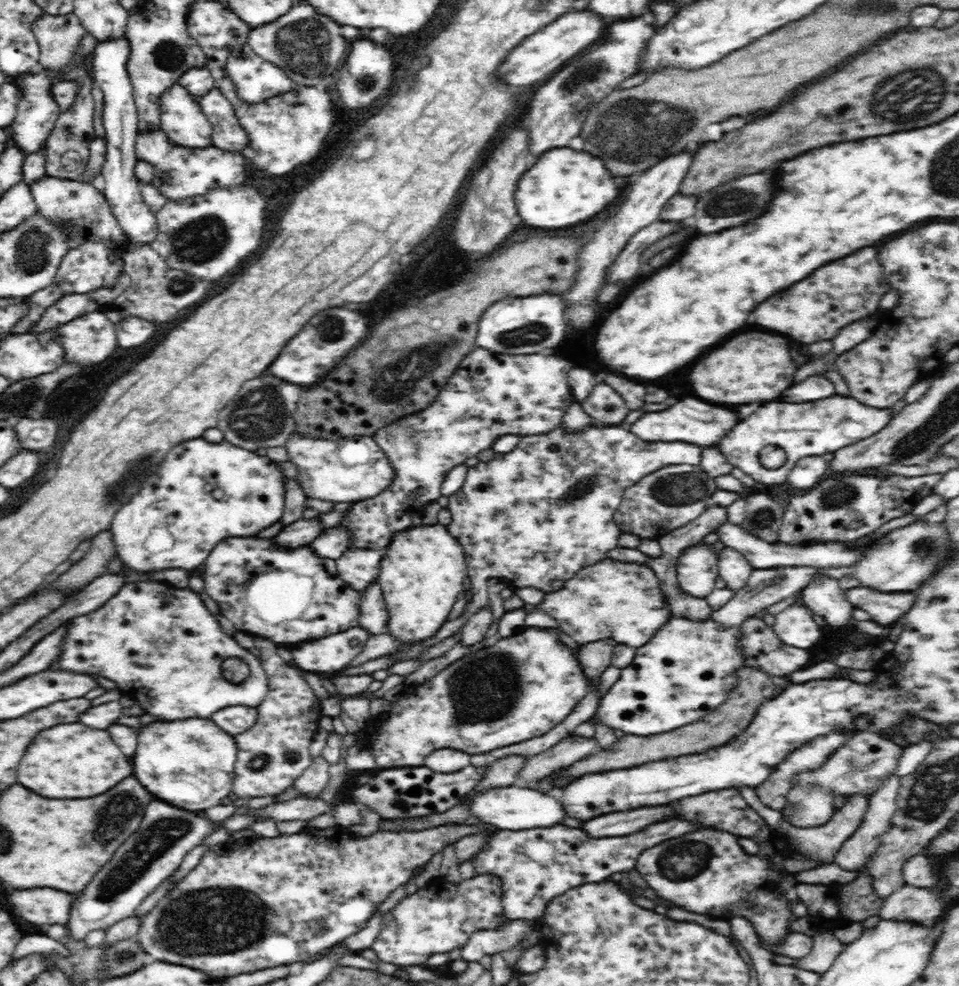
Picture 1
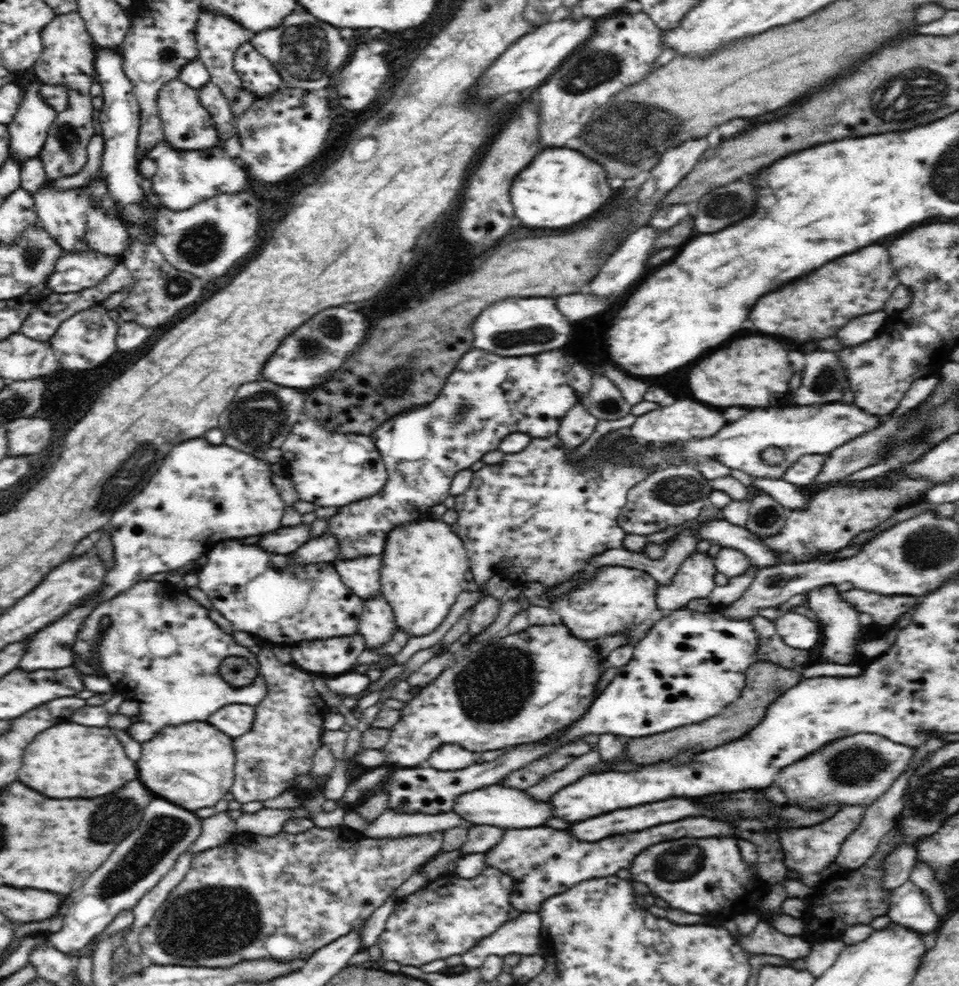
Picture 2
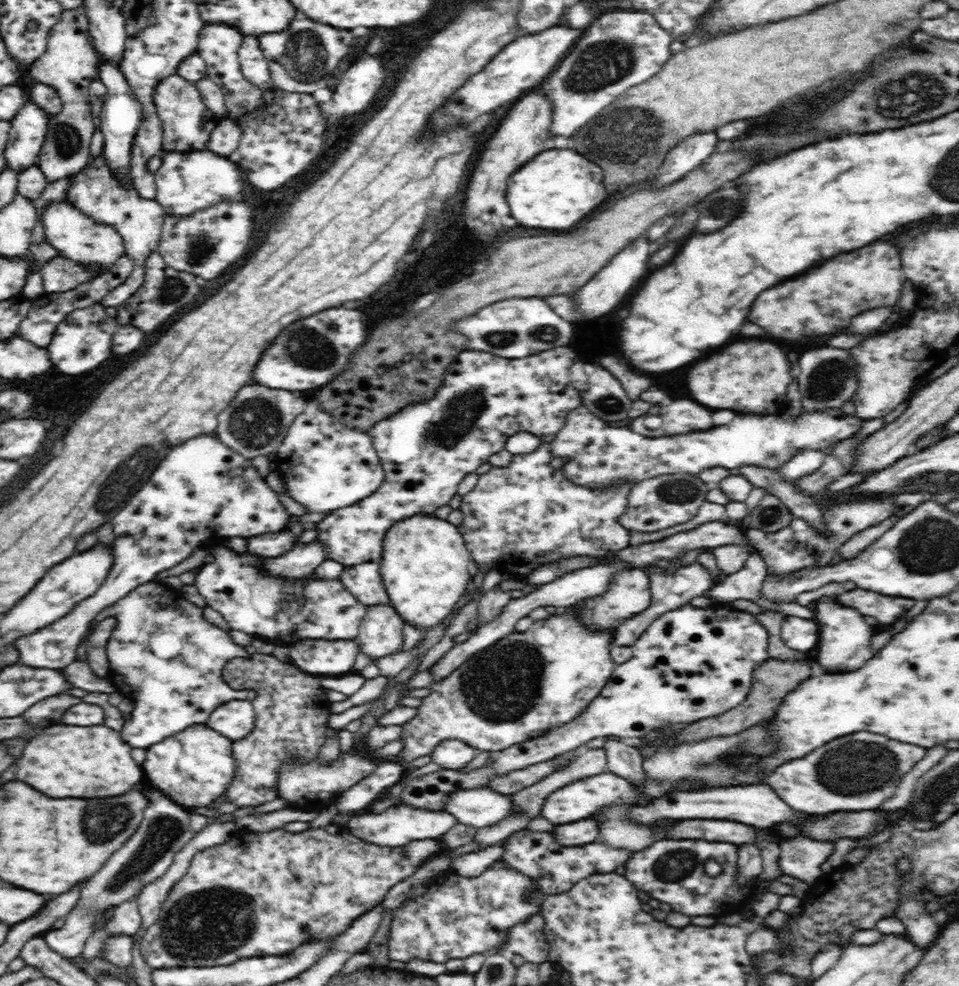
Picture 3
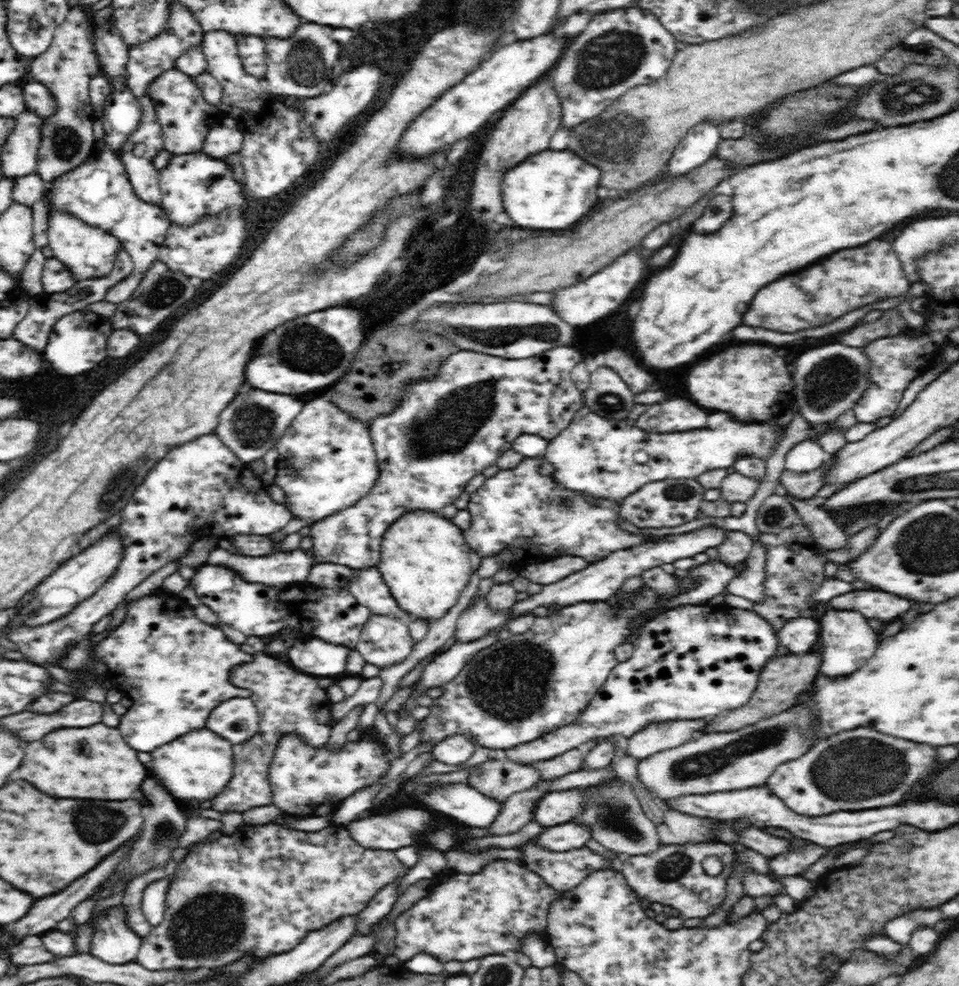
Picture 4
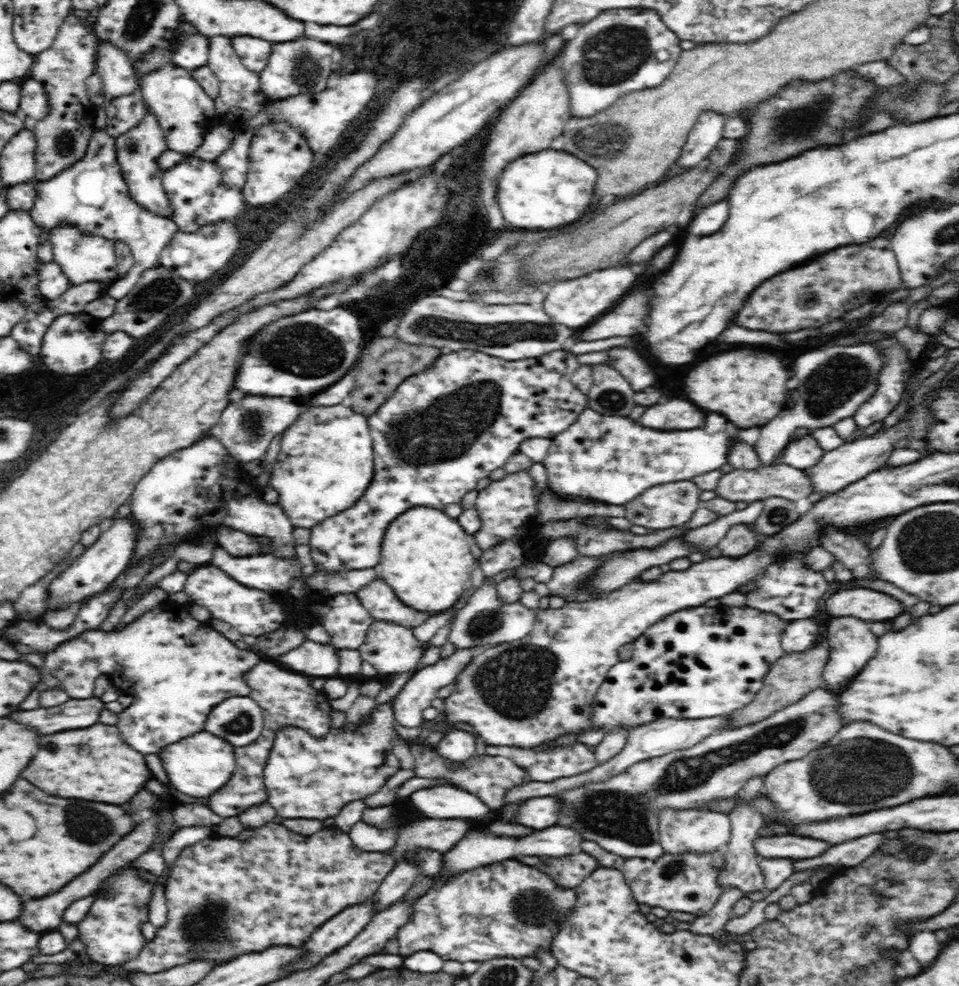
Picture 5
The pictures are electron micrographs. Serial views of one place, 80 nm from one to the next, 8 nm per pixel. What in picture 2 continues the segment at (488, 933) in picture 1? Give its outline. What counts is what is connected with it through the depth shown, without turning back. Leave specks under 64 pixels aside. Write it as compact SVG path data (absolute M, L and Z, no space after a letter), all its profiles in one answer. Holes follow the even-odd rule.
M522 912L518 919L504 923L488 938L482 938L469 951L462 952L458 964L466 968L479 968L486 956L538 954L542 952L541 928L539 913Z

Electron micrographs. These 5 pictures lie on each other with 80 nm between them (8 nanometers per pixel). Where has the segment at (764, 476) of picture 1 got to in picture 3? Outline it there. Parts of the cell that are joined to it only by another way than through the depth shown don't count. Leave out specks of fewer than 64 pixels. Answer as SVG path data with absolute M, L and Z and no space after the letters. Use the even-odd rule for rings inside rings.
M584 404L574 408L566 416L564 427L557 432L551 444L551 454L568 458L568 464L564 466L564 474L576 484L587 486L588 488L604 488L610 486L616 480L633 480L640 482L652 478L652 476L676 474L678 472L688 472L688 474L698 474L704 468L714 468L724 466L724 468L740 467L764 467L770 471L780 470L783 464L790 460L798 451L802 449L816 449L823 451L825 448L840 444L852 438L862 428L866 421L855 414L846 414L840 408L830 411L810 411L802 412L800 418L792 418L790 414L782 416L738 416L726 426L718 426L714 430L706 432L694 432L694 434L680 434L680 436L664 436L664 438L644 438L640 434L634 434L626 426L606 426L604 420L592 414Z

